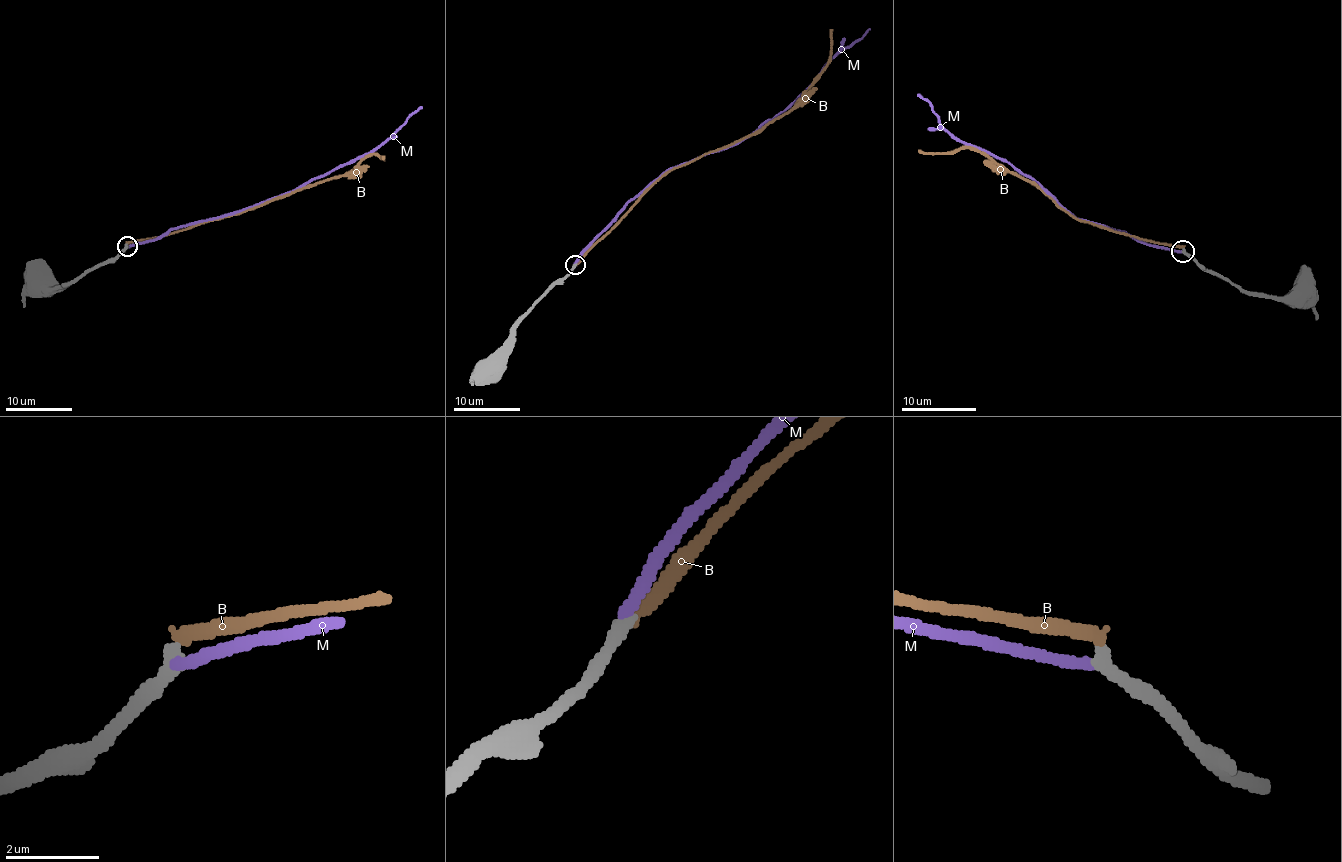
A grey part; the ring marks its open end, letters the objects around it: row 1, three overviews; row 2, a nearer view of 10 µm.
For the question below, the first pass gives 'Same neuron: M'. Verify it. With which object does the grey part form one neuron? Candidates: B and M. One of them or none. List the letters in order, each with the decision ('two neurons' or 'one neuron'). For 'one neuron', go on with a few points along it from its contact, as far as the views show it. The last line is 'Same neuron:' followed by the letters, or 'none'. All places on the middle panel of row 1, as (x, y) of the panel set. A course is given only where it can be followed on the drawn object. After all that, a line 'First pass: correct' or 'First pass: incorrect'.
B: two neurons
M: one neuron | via (575, 264), (578, 254), (621, 209), (666, 171), (752, 135), (785, 108), (842, 49), (870, 29)
Same neuron: M
First pass: correct

